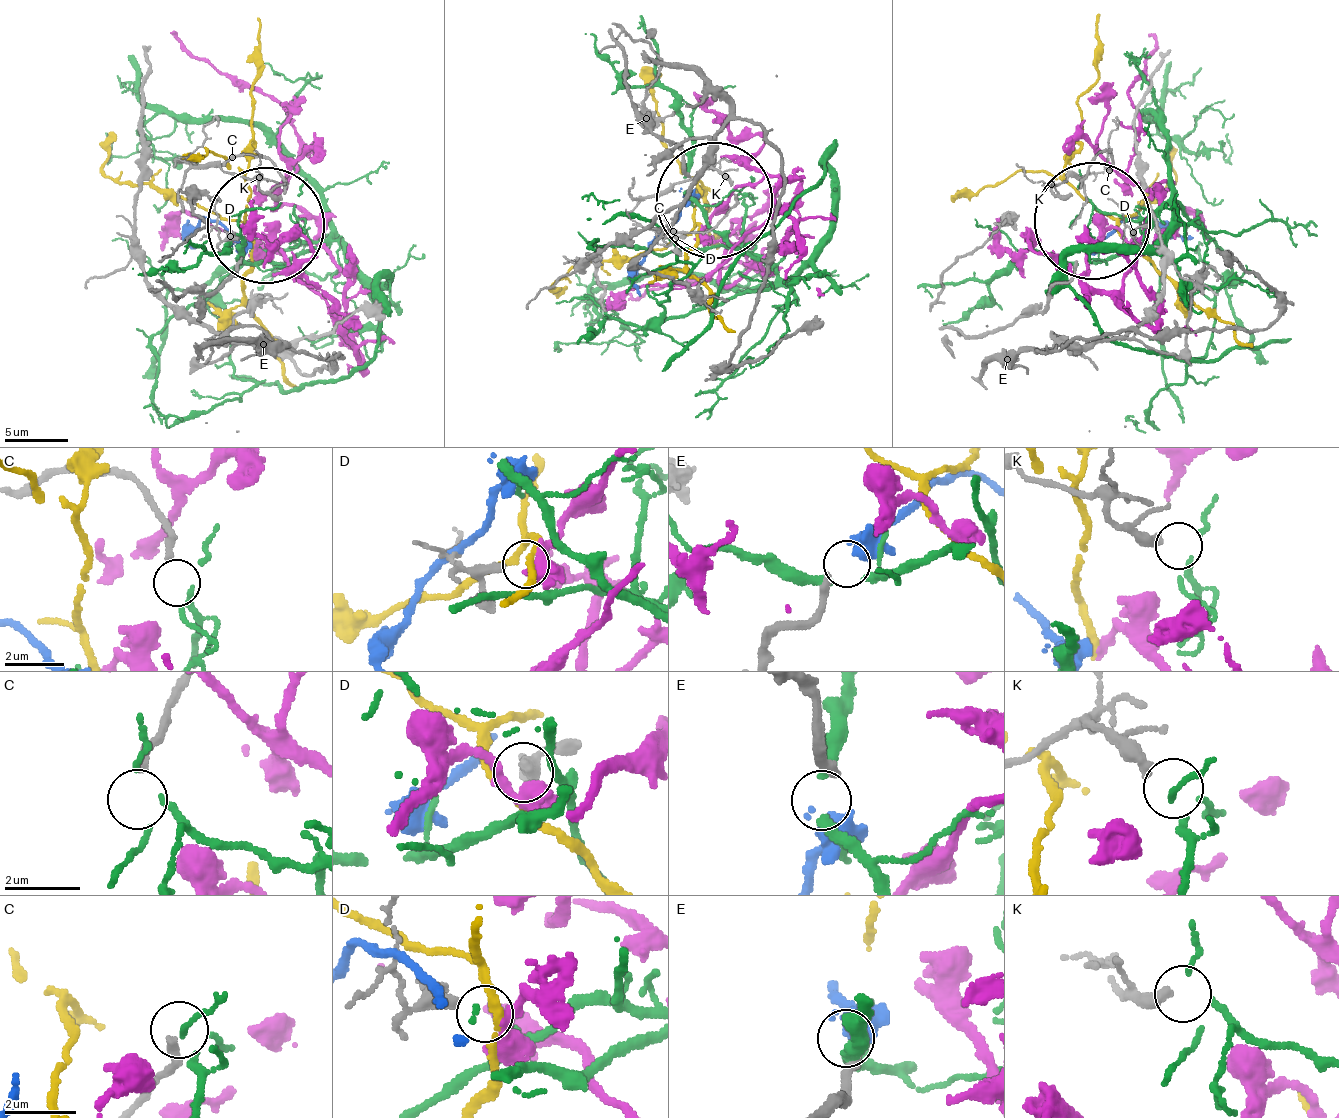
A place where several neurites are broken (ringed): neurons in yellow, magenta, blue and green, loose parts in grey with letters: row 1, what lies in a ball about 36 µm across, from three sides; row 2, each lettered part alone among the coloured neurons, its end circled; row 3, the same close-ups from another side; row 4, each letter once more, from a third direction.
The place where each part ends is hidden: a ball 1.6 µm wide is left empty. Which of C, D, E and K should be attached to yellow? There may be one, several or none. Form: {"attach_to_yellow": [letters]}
{"attach_to_yellow": []}

